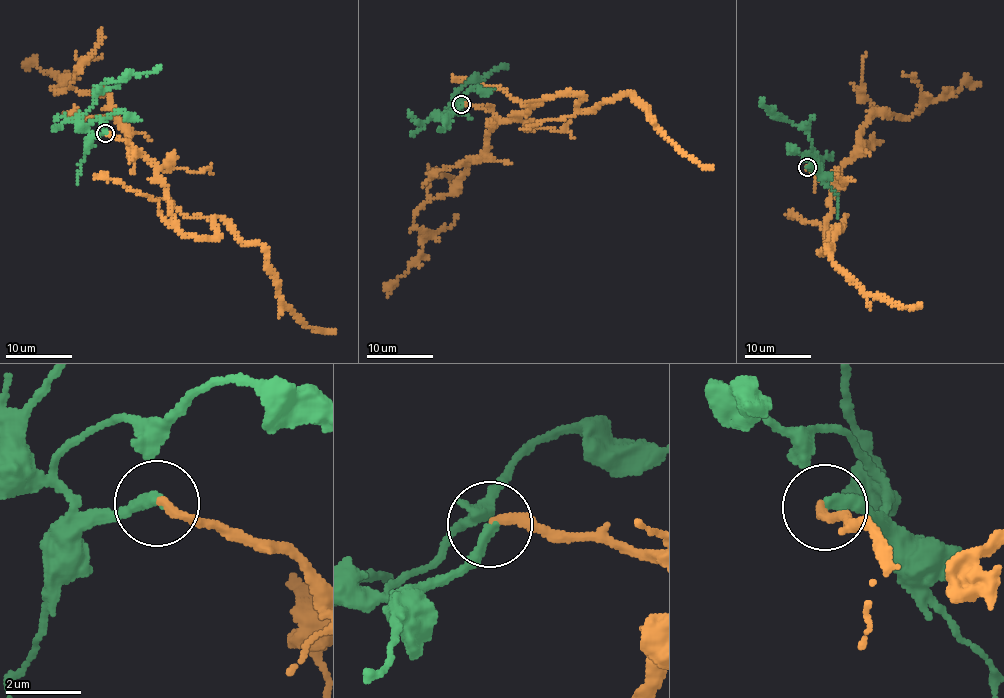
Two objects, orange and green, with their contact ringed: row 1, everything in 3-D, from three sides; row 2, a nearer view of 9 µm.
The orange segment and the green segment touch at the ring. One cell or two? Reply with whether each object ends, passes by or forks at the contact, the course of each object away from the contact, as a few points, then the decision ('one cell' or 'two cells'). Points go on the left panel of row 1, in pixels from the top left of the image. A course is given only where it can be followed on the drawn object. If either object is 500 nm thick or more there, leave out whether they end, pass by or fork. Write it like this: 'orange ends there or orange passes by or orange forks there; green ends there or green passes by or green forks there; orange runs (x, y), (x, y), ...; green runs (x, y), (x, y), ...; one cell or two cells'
orange ends there; green ends there; orange runs (105, 133), (152, 164), (181, 230), (215, 240), (220, 218), (261, 245), (284, 305), (334, 333); green runs (105, 133), (96, 135), (83, 125), (81, 116), (105, 82), (152, 73), (161, 64); one cell

